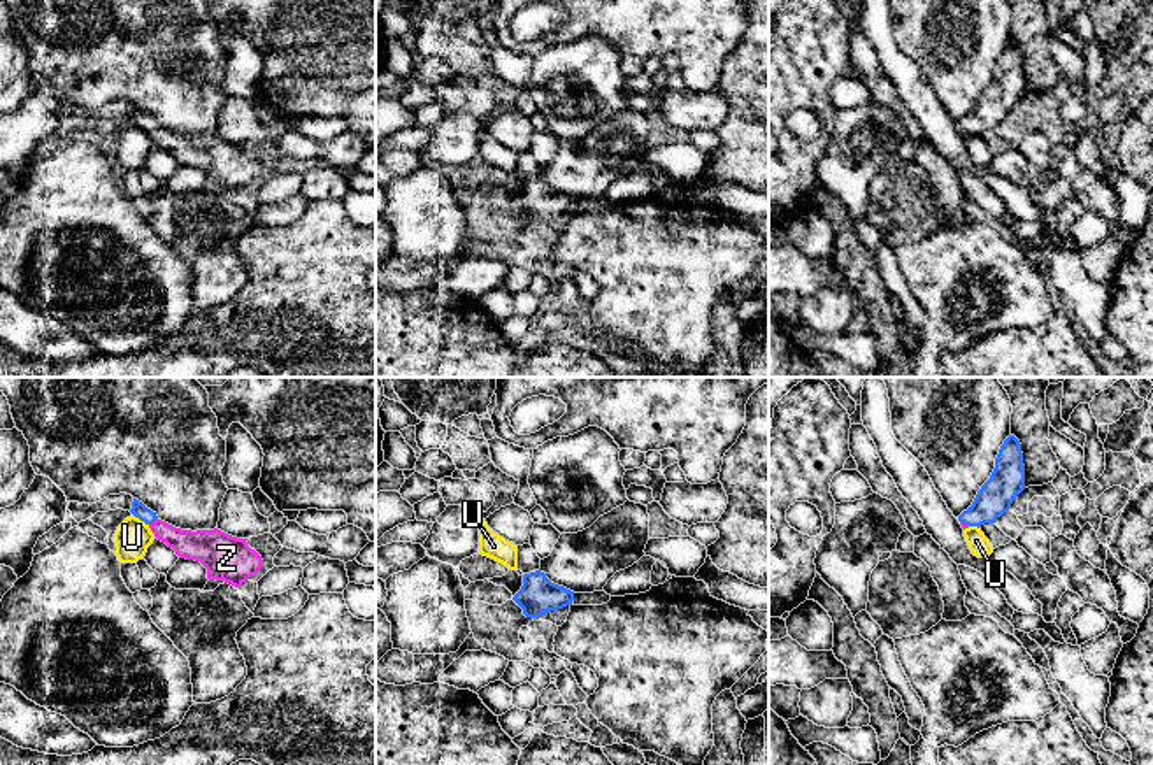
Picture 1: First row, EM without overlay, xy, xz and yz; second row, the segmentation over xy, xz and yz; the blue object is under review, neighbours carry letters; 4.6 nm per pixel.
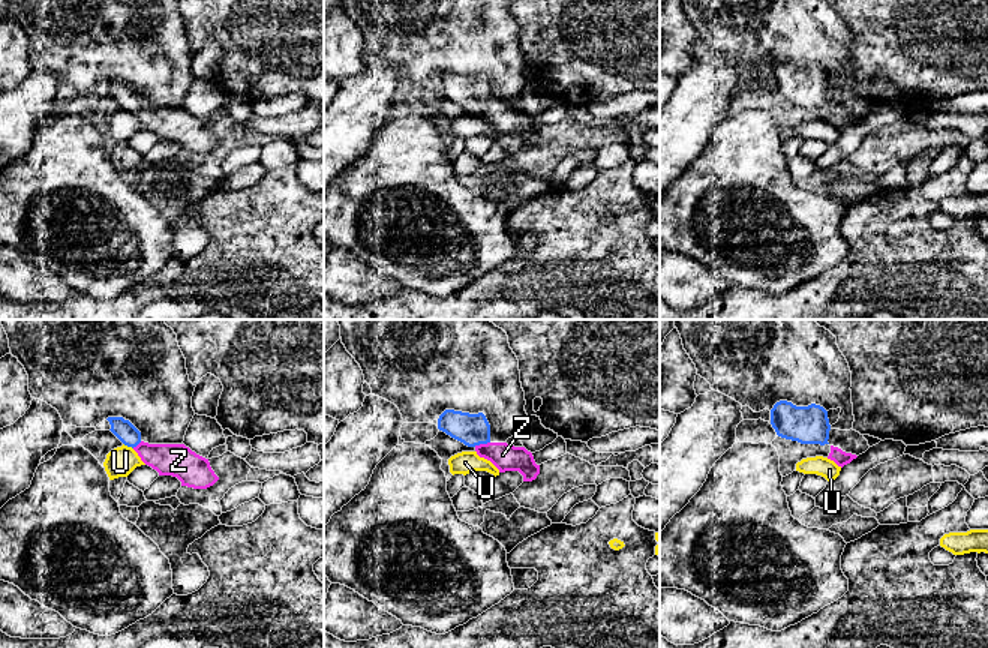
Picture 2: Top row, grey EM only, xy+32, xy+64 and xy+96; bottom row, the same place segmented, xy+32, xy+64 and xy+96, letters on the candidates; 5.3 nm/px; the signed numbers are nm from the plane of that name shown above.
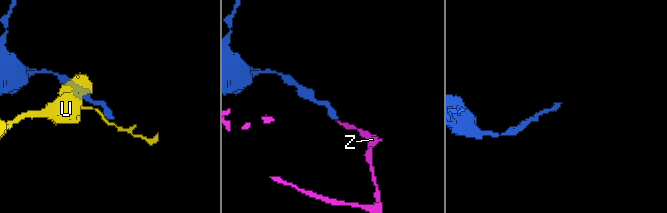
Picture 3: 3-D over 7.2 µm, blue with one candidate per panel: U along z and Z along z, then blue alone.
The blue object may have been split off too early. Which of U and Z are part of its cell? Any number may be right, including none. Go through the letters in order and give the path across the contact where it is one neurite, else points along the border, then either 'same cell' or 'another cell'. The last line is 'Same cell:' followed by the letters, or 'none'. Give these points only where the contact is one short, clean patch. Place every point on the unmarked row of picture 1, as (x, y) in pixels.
U: along xy (134, 121), (150, 132) | another cell
Z: across xy (139, 116), (153, 128), (186, 151), (202, 151) | same cell
Same cell: Z

